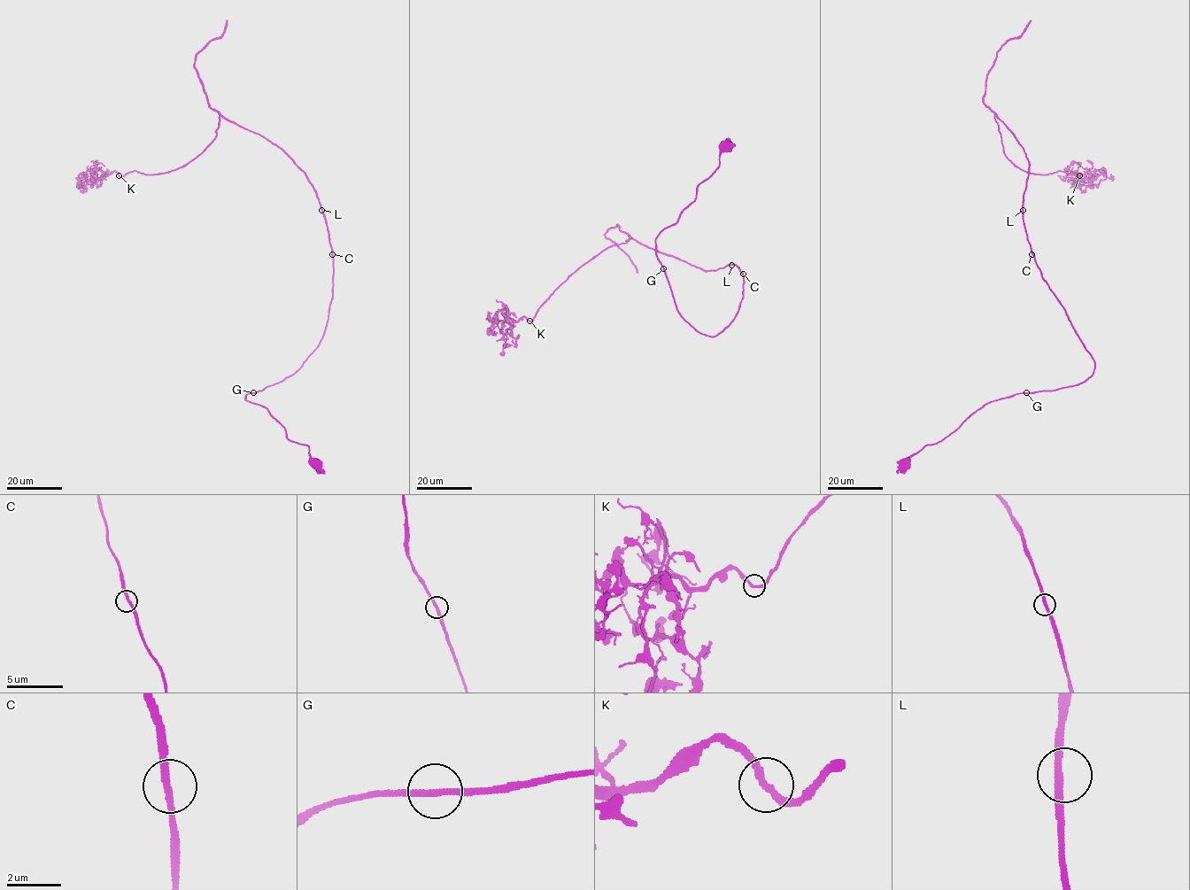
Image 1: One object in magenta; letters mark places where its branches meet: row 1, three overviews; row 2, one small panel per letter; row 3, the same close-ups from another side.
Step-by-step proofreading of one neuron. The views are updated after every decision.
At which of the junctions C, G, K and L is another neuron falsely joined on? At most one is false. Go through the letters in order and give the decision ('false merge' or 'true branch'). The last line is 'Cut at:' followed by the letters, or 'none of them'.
C: true branch
G: true branch
K: true branch
L: true branch
Cut at: none of them

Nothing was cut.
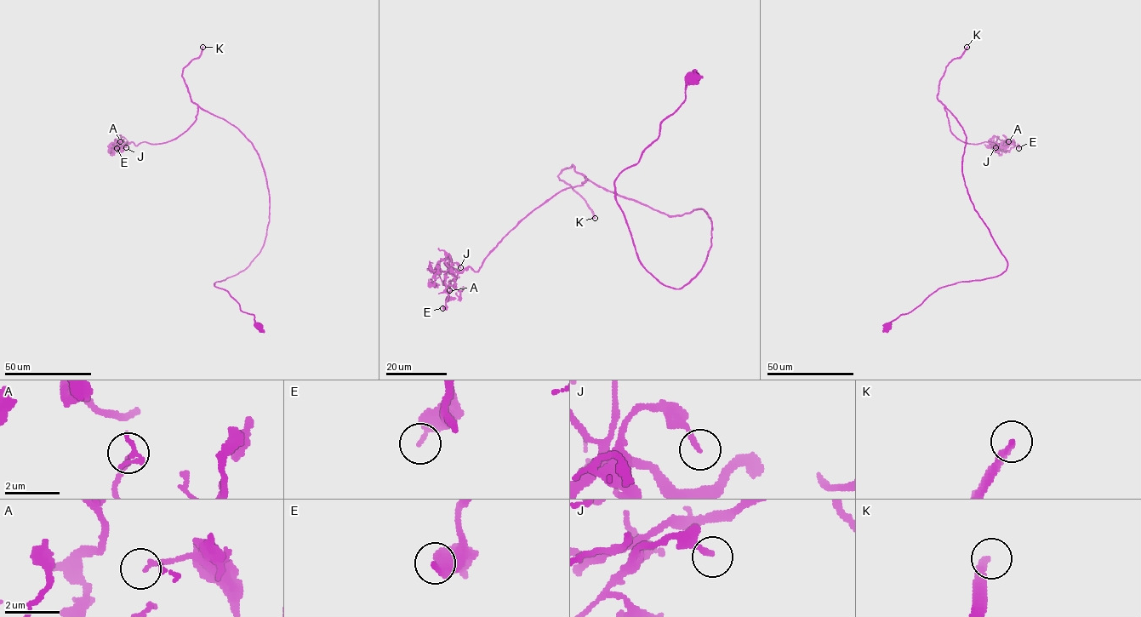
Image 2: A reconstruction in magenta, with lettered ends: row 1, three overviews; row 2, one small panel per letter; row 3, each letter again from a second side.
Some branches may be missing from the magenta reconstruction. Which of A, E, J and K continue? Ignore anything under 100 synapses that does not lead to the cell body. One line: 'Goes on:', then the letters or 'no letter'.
Goes on: K

